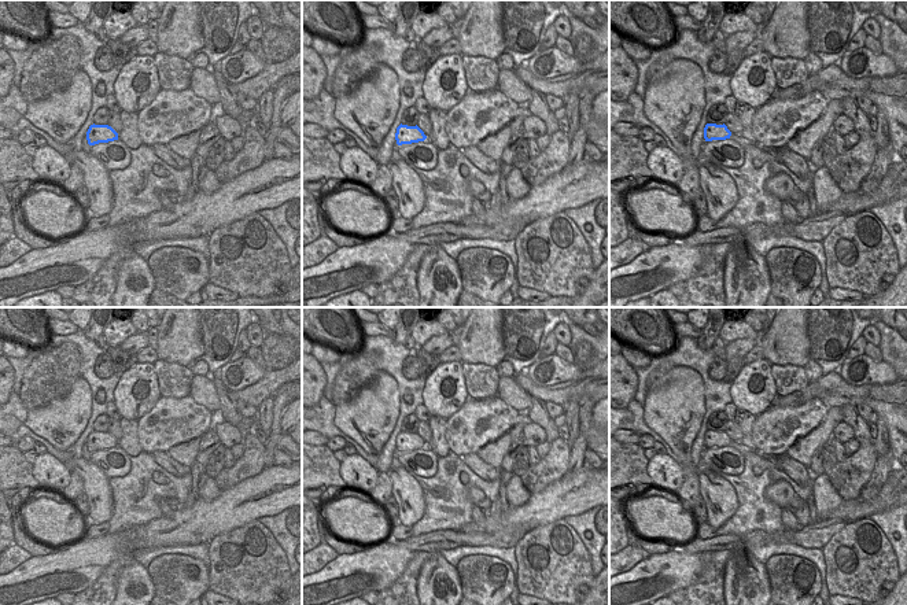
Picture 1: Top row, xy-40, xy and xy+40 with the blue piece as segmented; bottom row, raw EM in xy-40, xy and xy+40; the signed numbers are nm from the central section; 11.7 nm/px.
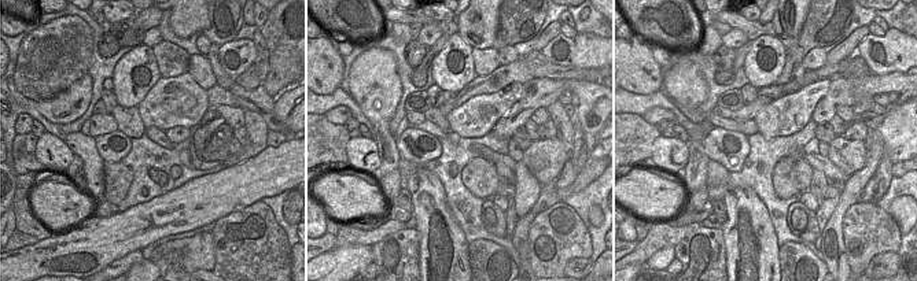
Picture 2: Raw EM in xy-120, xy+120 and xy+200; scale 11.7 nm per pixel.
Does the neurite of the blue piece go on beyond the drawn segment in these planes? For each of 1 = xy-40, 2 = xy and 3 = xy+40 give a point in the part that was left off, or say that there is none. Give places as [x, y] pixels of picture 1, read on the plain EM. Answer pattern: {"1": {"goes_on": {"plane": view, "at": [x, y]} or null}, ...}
{"1": {"goes_on": null}, "2": {"goes_on": null}, "3": {"goes_on": null}}

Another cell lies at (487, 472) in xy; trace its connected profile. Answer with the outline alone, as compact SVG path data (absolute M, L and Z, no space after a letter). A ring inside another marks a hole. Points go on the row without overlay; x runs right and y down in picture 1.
M465 454L462 455L462 461L471 471L473 471L483 480L501 480L499 469L486 464L483 460L478 457L478 454Z

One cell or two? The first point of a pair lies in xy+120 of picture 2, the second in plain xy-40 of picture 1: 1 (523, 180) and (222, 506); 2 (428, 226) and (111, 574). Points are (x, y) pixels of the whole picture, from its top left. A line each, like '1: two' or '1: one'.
1: two
2: two

